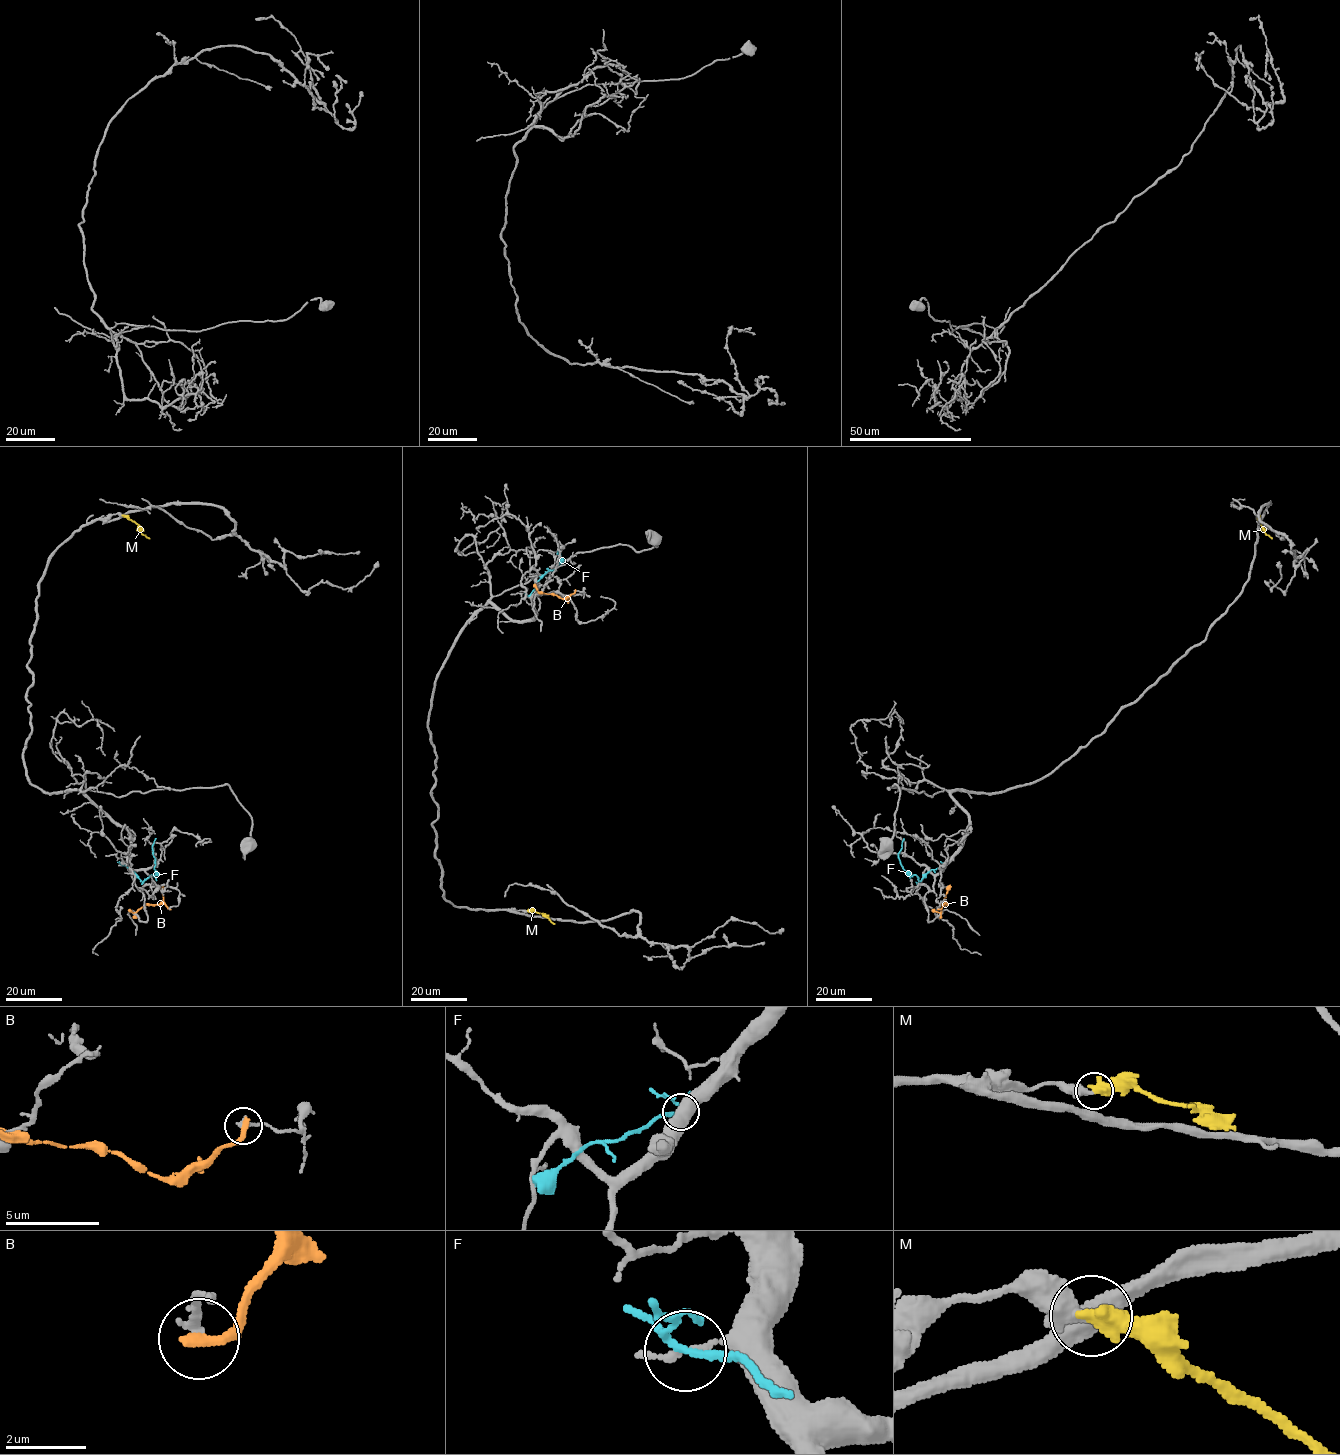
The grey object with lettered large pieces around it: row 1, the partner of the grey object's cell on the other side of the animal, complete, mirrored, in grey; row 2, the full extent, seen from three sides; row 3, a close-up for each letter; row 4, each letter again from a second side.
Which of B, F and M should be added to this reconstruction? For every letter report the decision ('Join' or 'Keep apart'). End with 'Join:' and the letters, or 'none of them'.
B: Keep apart
F: Keep apart
M: Join
Join: M

